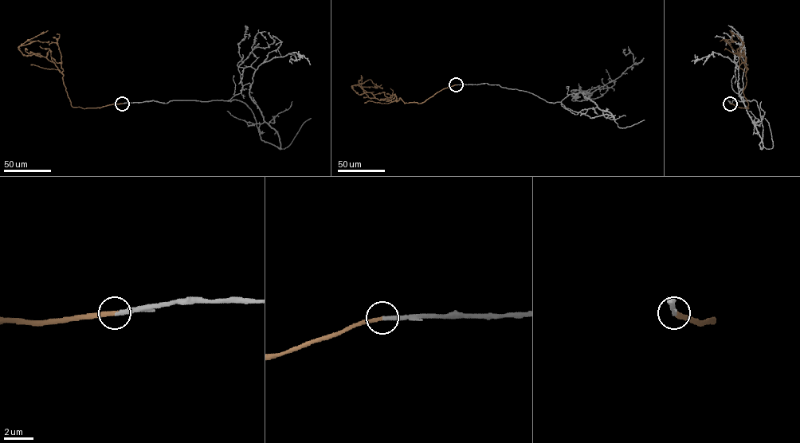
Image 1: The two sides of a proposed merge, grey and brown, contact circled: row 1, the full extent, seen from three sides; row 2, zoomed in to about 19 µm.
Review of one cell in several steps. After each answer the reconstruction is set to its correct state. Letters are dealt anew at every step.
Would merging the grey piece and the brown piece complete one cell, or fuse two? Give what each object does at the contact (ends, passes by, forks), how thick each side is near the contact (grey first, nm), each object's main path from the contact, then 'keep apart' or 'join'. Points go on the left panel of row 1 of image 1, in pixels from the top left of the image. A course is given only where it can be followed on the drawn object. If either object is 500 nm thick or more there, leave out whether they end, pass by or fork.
grey ends; brown ends; calibres 280 and 280 nm; course grey (122, 103), (238, 99), (251, 110), (260, 139), (280, 149), (287, 147), (311, 118); course brown (122, 103), (72, 107), (63, 75), (53, 63), (39, 54), (24, 55), (18, 49), (36, 41), (49, 41); join

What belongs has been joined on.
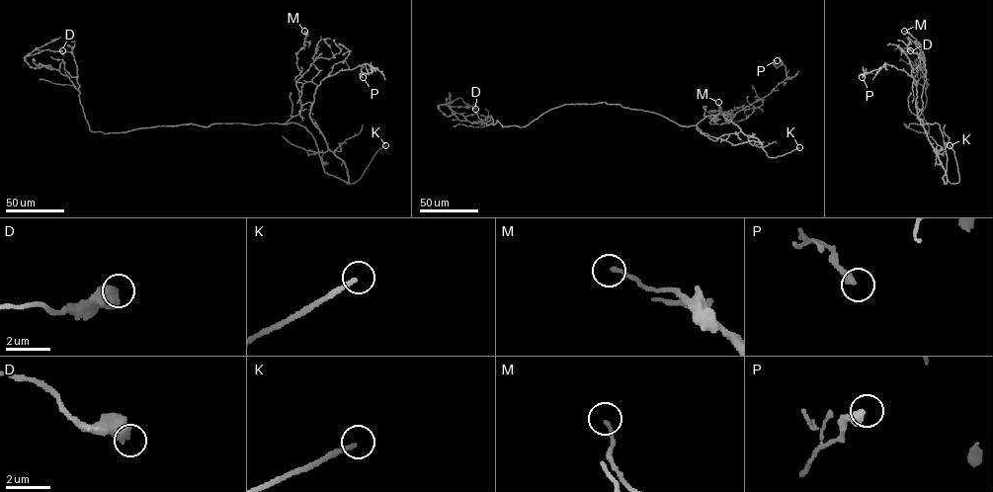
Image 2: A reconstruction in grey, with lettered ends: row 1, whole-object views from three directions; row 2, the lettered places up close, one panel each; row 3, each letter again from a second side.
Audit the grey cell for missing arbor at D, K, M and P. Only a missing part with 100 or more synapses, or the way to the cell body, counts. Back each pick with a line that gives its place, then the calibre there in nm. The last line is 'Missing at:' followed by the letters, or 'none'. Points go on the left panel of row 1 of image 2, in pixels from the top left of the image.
K: at (385, 145); 190 nm thick
Missing at: K

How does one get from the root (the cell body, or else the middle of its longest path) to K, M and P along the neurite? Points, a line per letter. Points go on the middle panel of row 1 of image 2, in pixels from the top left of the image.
K: (602, 102), (654, 113), (681, 125), (696, 125), (703, 132), (733, 145), (758, 141), (770, 157), (799, 147)
M: (602, 102), (654, 113), (687, 126), (713, 115), (713, 123), (710, 118), (717, 120), (718, 102)
P: (602, 102), (696, 125), (707, 116), (734, 115), (767, 96), (786, 78), (786, 66), (773, 64), (777, 60)

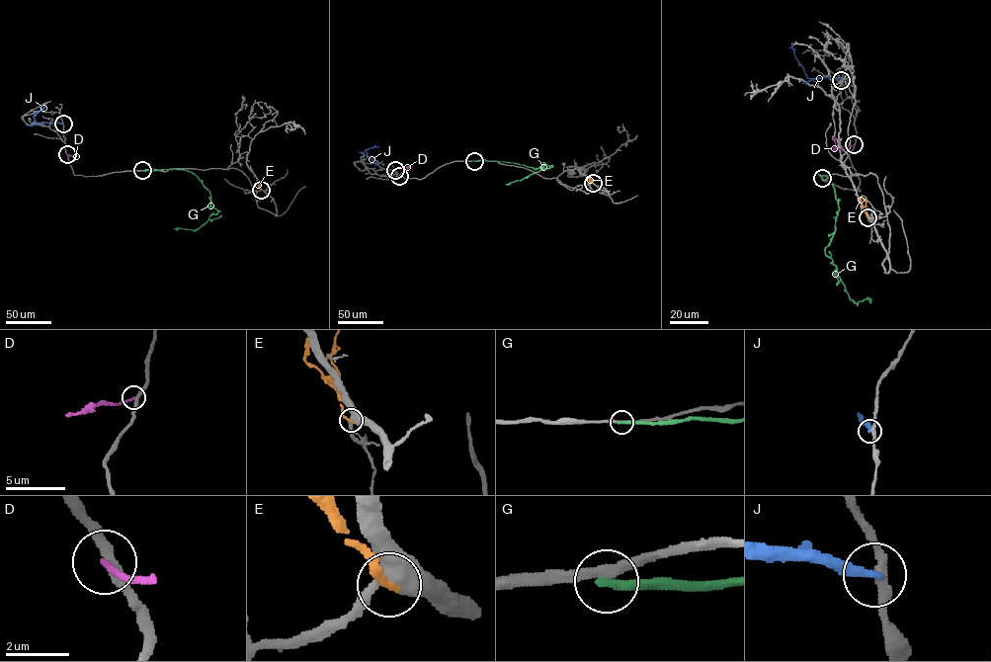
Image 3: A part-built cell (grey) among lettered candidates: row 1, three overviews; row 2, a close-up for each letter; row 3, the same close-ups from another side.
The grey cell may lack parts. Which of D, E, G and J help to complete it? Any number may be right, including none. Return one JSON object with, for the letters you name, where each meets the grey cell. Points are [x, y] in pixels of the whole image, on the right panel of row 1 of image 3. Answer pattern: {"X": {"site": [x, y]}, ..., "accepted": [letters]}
{"accepted": []}

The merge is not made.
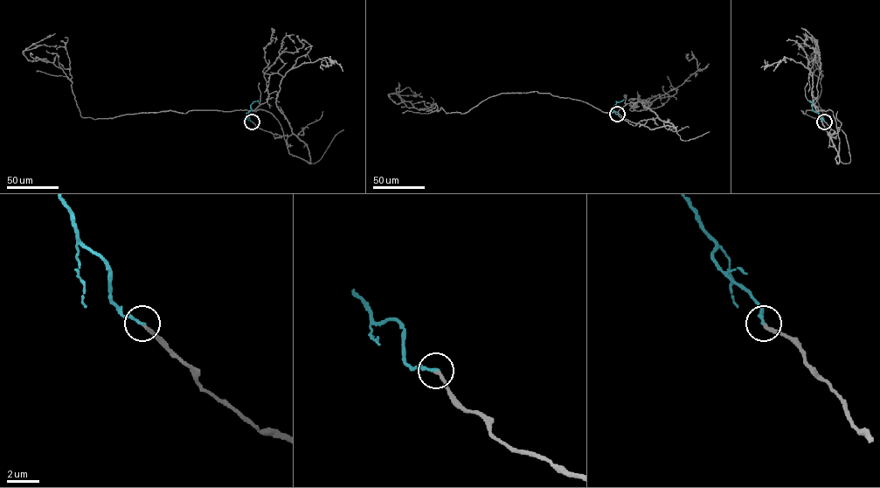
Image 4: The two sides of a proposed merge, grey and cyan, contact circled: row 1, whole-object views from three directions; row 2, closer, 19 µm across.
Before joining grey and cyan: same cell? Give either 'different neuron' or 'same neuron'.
same neuron

